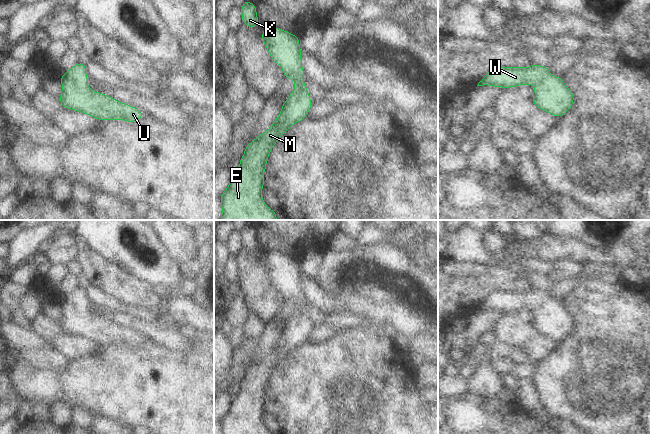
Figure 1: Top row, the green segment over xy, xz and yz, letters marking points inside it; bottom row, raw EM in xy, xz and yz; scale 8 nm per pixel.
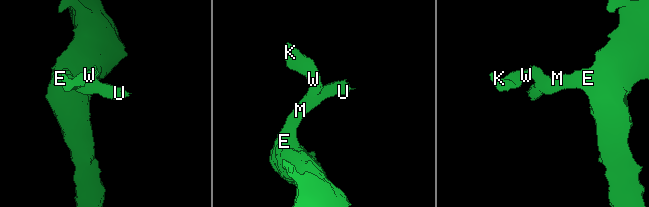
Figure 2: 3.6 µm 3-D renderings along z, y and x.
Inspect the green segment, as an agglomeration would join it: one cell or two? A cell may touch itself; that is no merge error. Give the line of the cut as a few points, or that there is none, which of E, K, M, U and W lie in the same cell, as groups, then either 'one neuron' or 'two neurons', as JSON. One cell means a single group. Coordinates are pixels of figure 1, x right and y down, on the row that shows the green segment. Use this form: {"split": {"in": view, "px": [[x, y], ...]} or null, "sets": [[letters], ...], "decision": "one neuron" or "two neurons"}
{"split": null, "sets": [["E", "K", "M", "U", "W"]], "decision": "one neuron"}

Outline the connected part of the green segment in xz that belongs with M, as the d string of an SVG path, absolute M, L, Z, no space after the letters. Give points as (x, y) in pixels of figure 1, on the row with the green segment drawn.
M272 28L261 33L261 38L271 59L282 66L284 76L295 82L290 96L285 100L279 116L272 123L271 128L264 131L251 143L246 145L240 159L239 167L232 172L230 183L220 196L222 214L220 220L278 220L276 212L264 202L261 191L264 187L264 172L268 157L278 139L294 124L302 122L312 107L308 89L303 78L305 77L299 38L280 28Z

